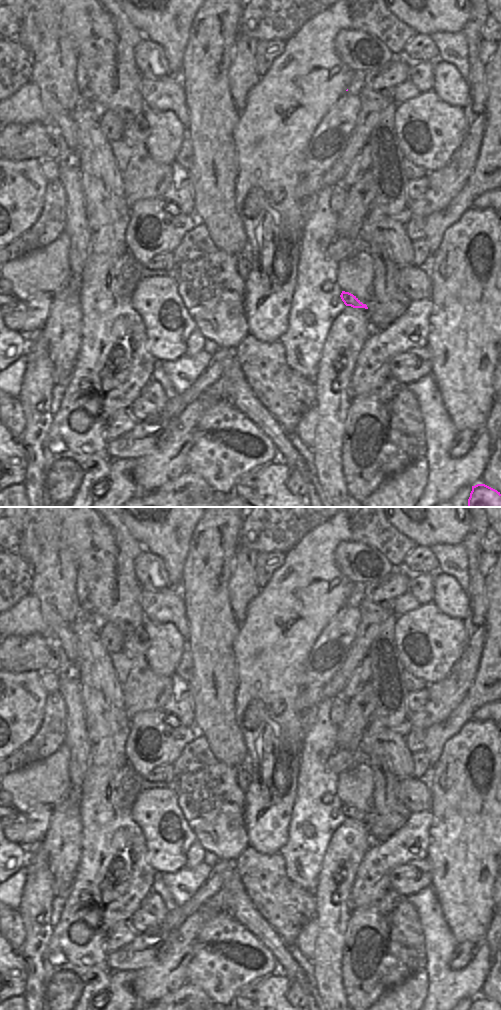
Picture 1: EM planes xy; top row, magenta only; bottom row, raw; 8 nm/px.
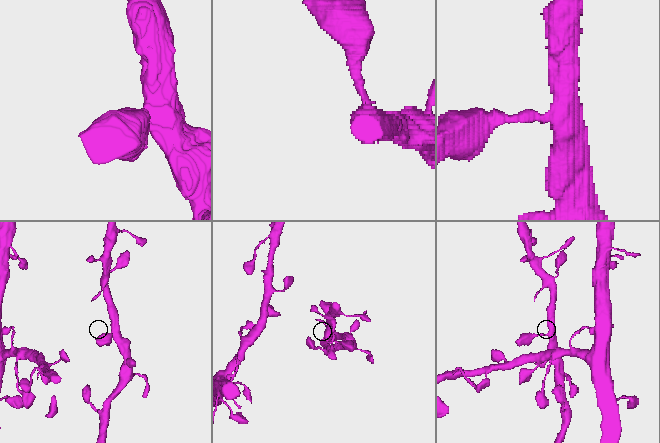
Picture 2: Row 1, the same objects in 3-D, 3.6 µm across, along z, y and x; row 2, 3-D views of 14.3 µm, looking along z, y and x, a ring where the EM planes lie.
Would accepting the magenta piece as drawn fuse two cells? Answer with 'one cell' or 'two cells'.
one cell

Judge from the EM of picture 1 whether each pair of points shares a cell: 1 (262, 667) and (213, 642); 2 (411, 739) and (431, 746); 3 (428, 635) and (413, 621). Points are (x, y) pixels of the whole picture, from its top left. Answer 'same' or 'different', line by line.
1: different
2: different
3: same

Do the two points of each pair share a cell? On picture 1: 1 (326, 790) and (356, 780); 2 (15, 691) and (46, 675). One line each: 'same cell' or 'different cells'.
1: different cells
2: different cells

